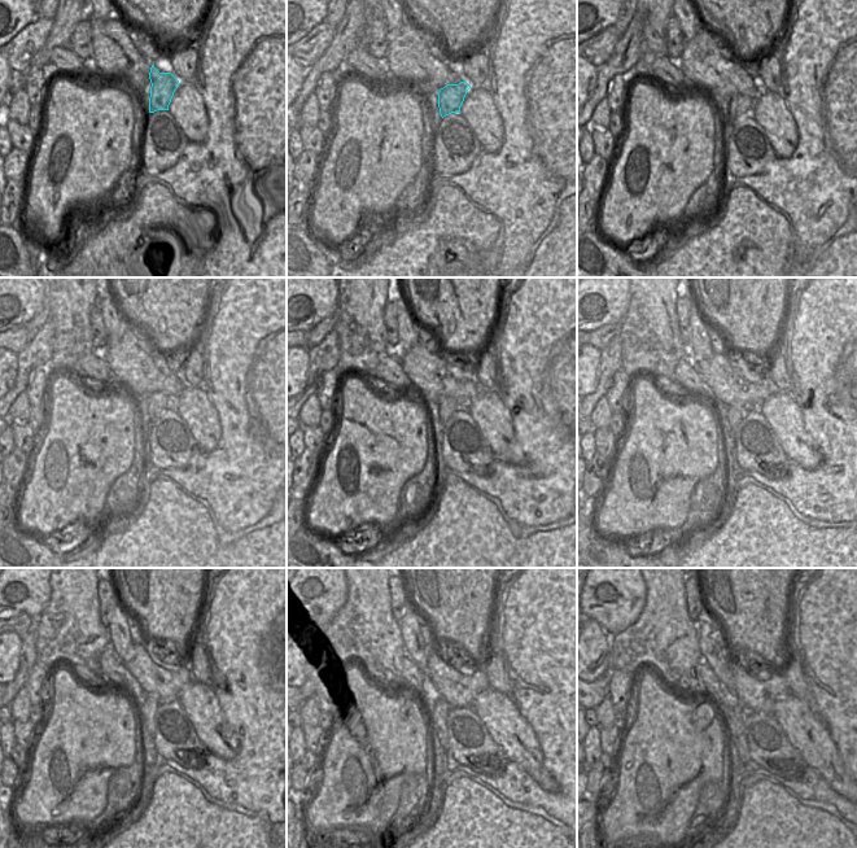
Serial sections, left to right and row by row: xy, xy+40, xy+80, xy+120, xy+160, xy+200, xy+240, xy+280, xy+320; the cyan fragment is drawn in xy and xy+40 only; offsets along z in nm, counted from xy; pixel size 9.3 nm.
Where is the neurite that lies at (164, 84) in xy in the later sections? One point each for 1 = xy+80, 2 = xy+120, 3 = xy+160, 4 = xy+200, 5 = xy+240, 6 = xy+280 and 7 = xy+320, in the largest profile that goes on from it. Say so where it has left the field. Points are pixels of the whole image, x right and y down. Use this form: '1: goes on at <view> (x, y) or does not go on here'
1: goes on at xy+80 (739, 104)
2: goes on at xy+120 (158, 402)
3: goes on at xy+160 (446, 405)
4: goes on at xy+200 (735, 412)
5: goes on at xy+240 (147, 712)
6: goes on at xy+280 (437, 716)
7: goes on at xy+320 (734, 718)

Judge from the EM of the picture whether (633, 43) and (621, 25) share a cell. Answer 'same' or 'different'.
different

